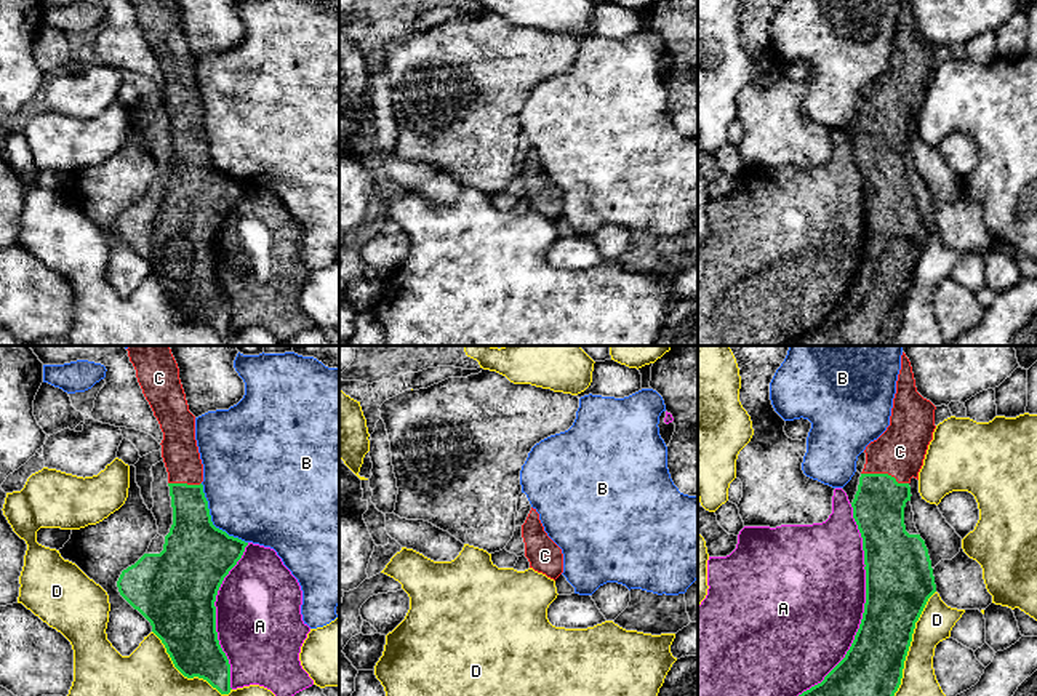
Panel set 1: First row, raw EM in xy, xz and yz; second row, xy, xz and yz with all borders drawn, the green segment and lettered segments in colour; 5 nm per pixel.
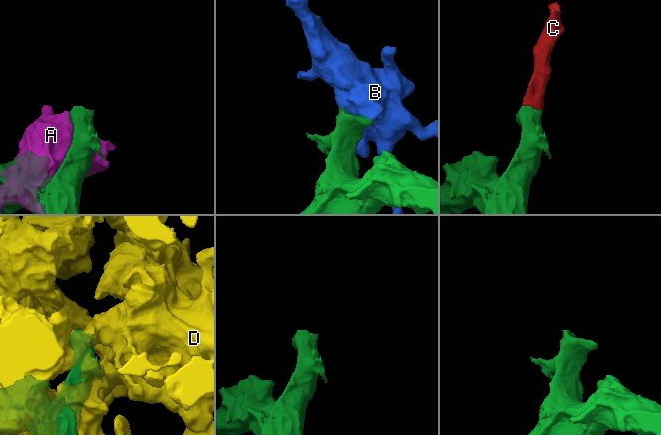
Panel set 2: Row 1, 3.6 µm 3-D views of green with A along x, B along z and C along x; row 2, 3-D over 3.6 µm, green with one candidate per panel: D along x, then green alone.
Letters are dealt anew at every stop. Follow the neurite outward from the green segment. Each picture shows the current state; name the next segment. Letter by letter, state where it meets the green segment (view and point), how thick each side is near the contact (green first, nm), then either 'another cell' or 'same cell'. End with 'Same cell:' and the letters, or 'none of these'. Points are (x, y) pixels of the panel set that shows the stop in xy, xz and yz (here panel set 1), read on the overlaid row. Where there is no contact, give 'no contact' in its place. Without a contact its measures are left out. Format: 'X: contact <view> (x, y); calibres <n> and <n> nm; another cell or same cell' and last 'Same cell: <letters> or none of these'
A: contact yz (864, 605); calibres 340 and 500 nm; another cell
B: contact xy (210, 520); calibres 340 and 460 nm; another cell
C: contact yz (885, 474); calibres 260 and 260 nm; same cell
D: contact yz (909, 644); calibres 300 and 170 nm; another cell
Same cell: C

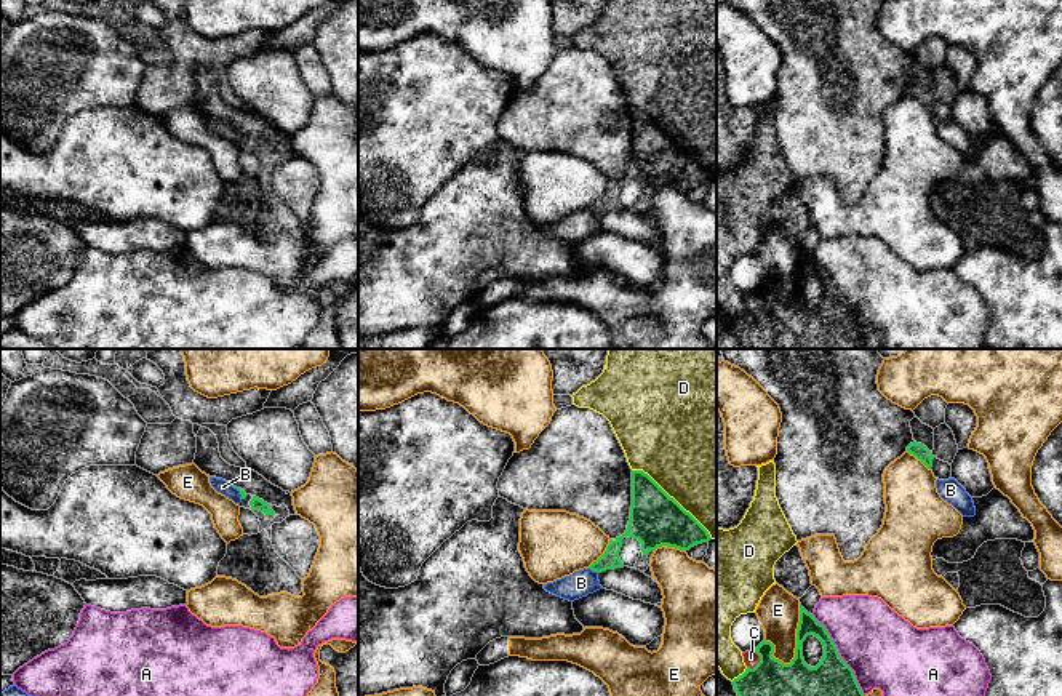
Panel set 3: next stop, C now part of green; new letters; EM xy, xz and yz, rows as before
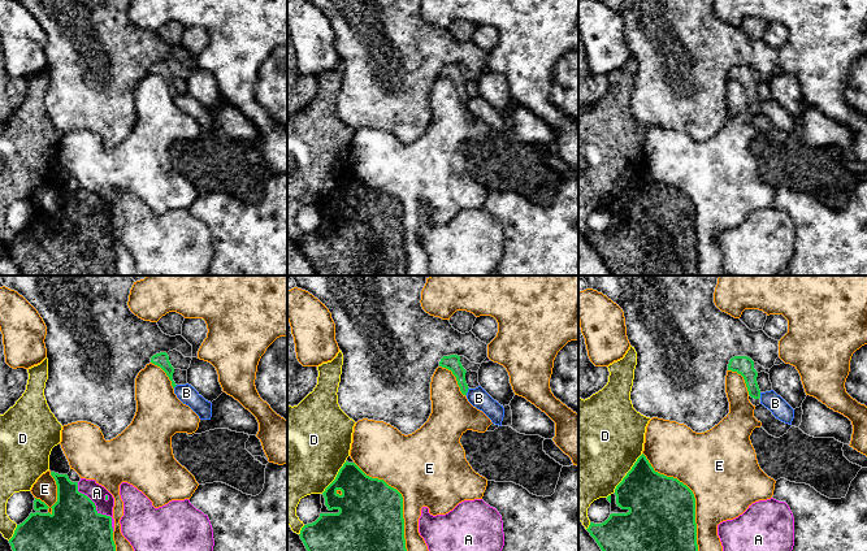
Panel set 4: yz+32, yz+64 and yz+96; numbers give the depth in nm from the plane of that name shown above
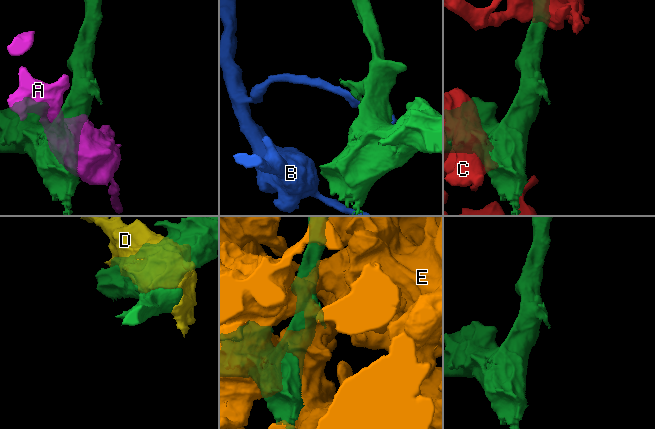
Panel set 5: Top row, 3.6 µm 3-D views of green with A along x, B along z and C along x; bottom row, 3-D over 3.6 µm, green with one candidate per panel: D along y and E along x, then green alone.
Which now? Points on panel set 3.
A: contact yz (838, 655); calibres 190 and 380 nm; another cell
B: contact xz (594, 570); calibres 90 and 130 nm; another cell
C: contact yz (760, 660); calibres 190 and 80 nm; another cell
D: contact xz (672, 498); calibres 260 and 500 nm; another cell
E: contact yz (797, 636); calibres 190 and 200 nm; another cell
Same cell: none of these

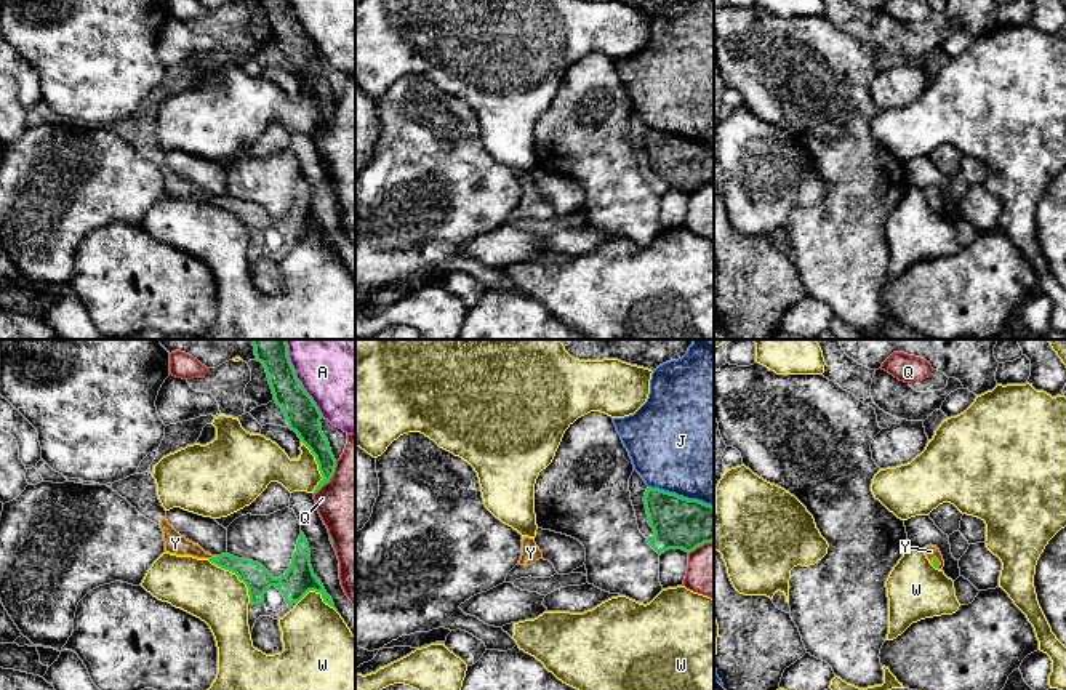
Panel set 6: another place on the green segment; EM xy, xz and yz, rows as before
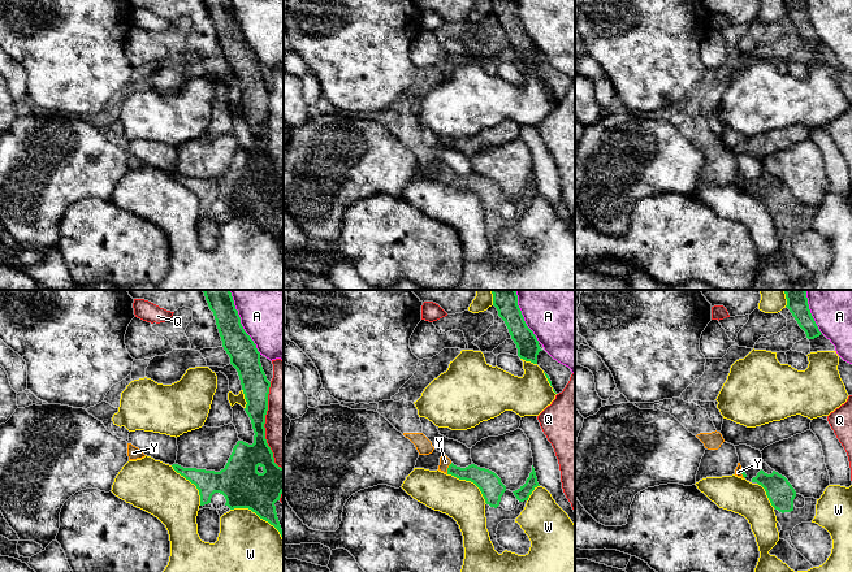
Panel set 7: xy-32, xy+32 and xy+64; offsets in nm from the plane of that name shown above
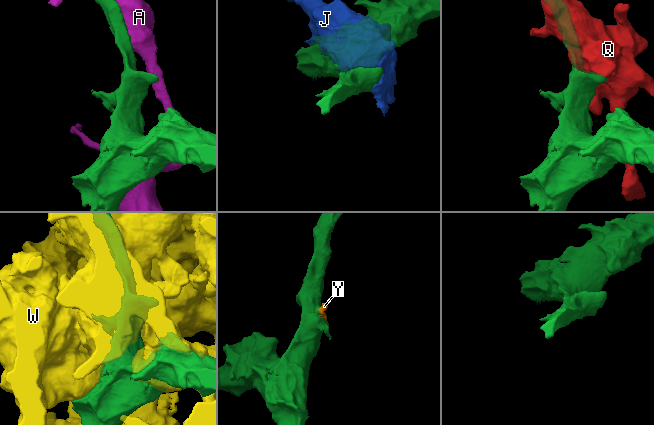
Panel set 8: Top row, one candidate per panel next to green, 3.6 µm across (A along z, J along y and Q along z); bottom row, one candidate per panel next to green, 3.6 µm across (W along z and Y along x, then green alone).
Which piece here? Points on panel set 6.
A: contact xy (296, 378); calibres 170 and 480 nm; another cell
J: contact xz (681, 497); calibres 260 and 500 nm; another cell
Q: contact xy (330, 477); calibres 120 and 360 nm; another cell
W: contact xy (234, 572); calibres 140 and 280 nm; another cell
Y: contact xy (213, 557); calibres 130 and 100 nm; another cell
Same cell: none of these

